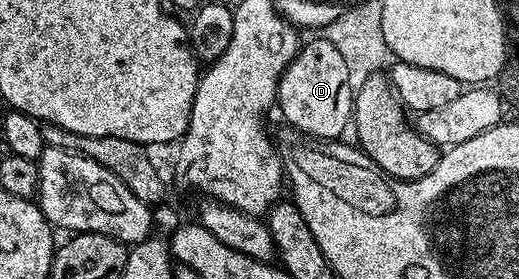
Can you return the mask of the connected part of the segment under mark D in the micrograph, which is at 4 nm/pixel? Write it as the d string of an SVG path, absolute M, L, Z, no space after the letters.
M319 35L316 36L316 41L311 41L300 48L299 54L293 59L293 63L289 63L289 67L281 75L279 80L279 96L277 98L277 109L278 112L283 112L283 117L292 125L293 128L299 129L298 131L302 136L305 137L317 137L321 141L329 141L332 139L342 138L344 135L343 132L348 132L349 126L353 121L353 90L351 84L349 83L349 67L345 67L345 58L341 56L341 51L337 51L337 47L333 47L333 43L329 43L326 37Z

